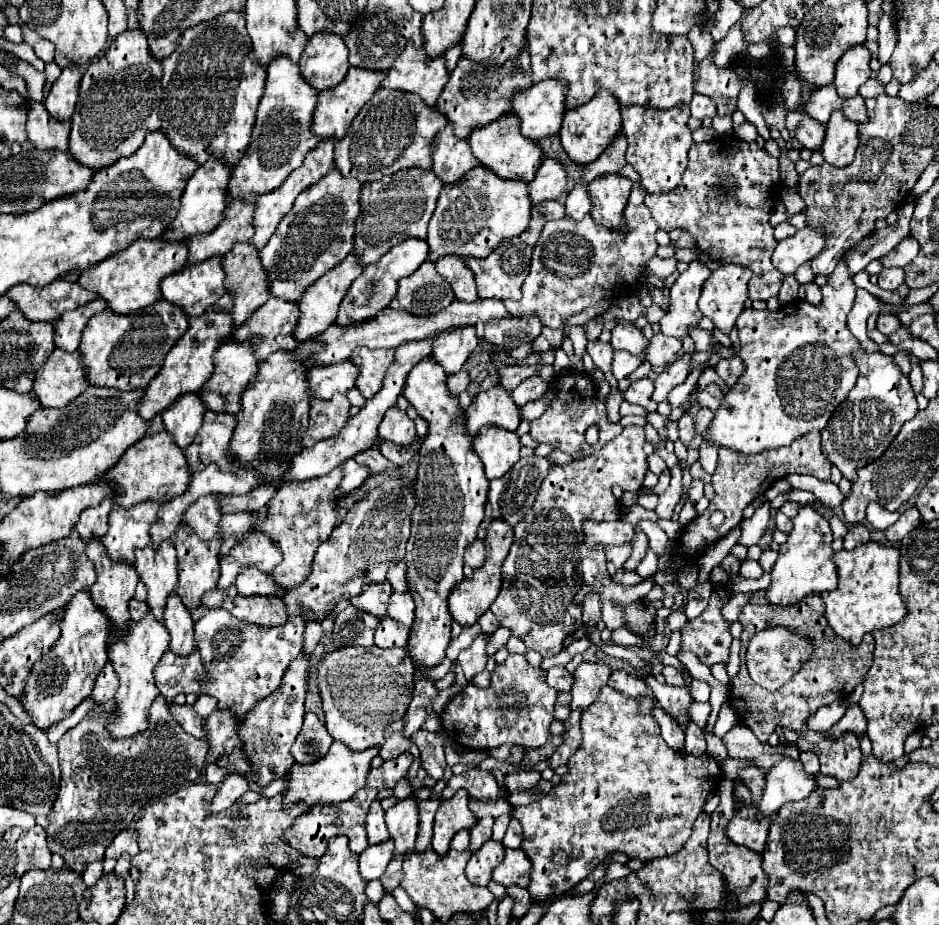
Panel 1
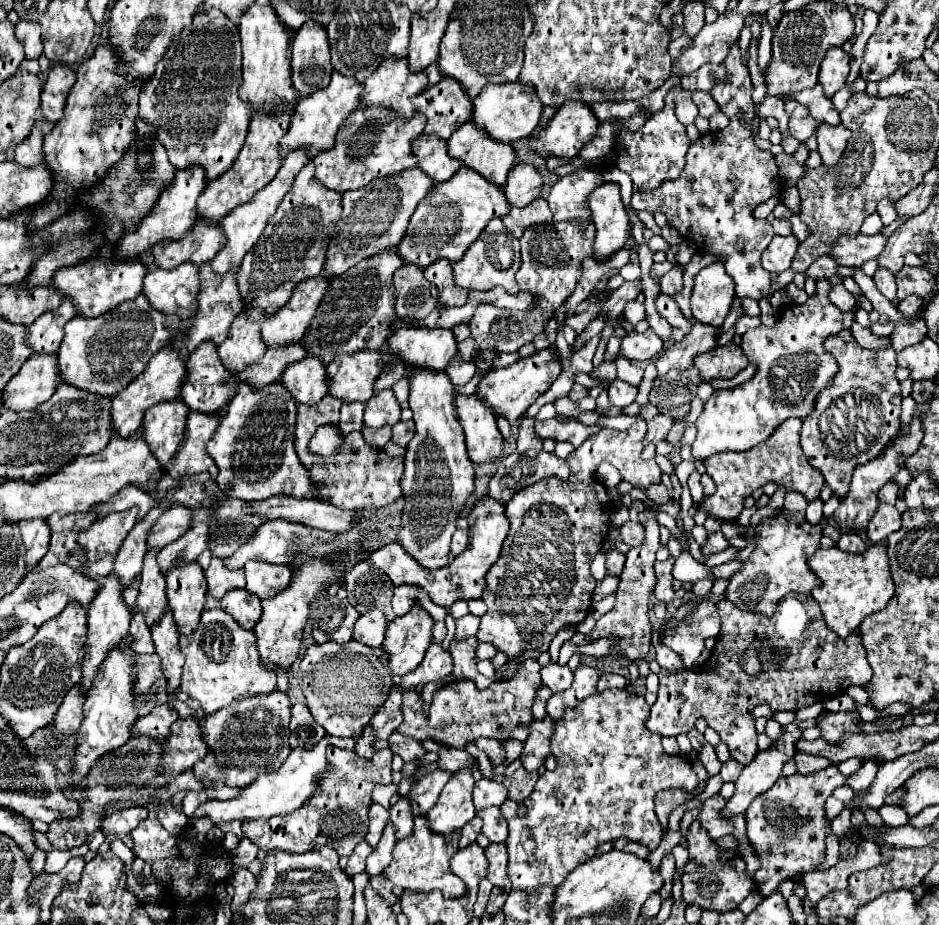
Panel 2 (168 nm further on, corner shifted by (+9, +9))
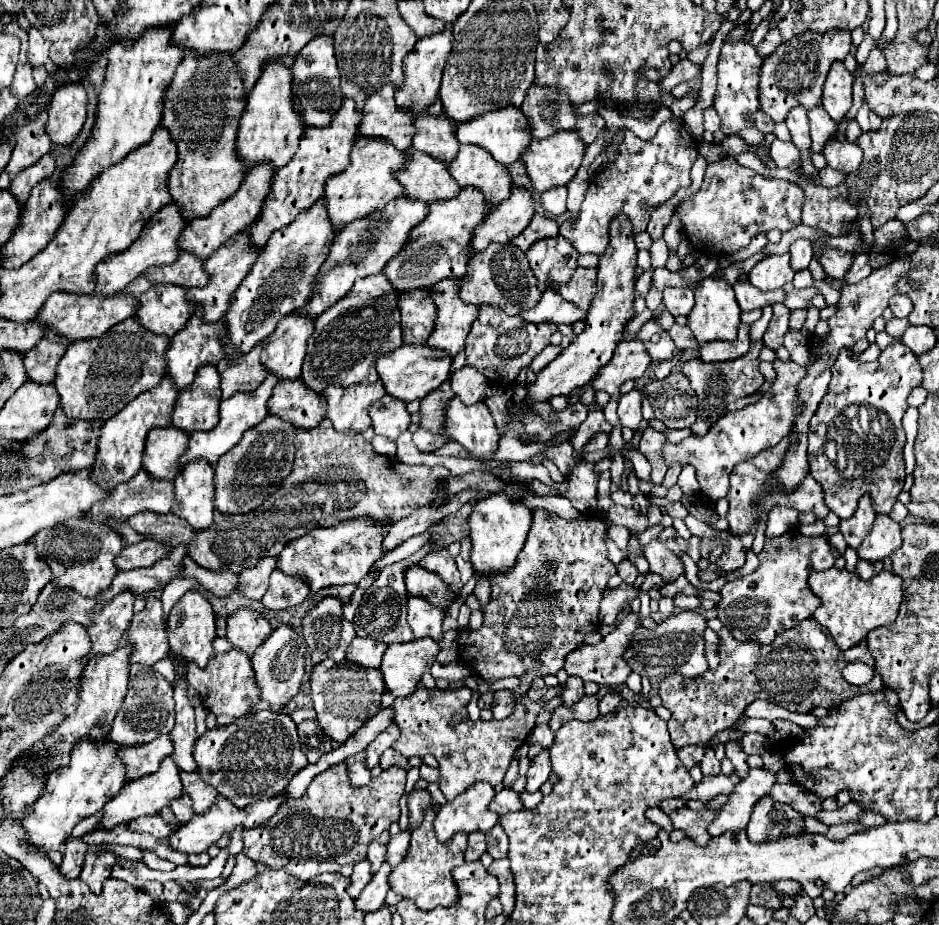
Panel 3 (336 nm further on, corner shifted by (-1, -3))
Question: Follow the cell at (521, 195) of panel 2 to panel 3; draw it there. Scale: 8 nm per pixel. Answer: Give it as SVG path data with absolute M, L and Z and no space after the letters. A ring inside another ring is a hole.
M523 186L513 188L511 196L491 208L489 216L473 230L473 248L475 252L483 250L489 240L495 242L509 242L511 238L519 236L535 214L531 192Z

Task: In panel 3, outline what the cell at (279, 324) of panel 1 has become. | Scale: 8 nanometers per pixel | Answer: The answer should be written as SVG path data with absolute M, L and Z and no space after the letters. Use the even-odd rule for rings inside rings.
M257 344L251 352L233 356L231 360L221 360L217 370L221 374L221 390L223 400L233 396L239 390L255 390L267 376L267 368L259 364L261 344Z

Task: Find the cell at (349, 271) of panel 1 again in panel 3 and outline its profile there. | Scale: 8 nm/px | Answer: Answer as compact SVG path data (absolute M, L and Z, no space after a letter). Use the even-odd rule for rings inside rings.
M301 314L285 316L275 332L261 342L261 362L277 378L299 378L299 368L303 364L307 340L315 330L315 318L305 318Z

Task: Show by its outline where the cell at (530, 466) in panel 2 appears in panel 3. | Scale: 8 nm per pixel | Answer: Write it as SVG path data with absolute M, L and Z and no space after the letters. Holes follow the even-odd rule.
M581 460L566 477L569 488L565 496L579 512L589 512L597 508L597 480L599 474L595 472L595 466L585 460Z

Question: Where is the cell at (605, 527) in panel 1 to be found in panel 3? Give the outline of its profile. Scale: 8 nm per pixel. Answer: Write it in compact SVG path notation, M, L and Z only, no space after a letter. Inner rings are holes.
M651 540L645 548L643 554L651 566L651 572L657 572L663 576L665 582L669 582L671 578L675 580L679 574L683 574L683 564L681 560L659 540Z

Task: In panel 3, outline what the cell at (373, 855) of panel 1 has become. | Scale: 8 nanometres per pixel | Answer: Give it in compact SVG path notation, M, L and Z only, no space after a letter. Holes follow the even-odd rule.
M363 860L359 862L355 868L353 868L353 874L351 874L351 886L349 886L349 896L351 898L357 898L361 894L361 890L365 888L365 884L373 878L371 874L371 862L369 860Z

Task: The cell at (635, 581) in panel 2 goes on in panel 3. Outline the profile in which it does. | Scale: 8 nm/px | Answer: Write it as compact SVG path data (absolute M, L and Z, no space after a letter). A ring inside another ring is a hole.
M629 612L613 632L603 636L603 640L599 644L585 644L585 646L569 652L567 658L565 658L567 674L569 676L579 676L581 680L591 680L591 682L597 682L597 684L605 684L605 686L623 684L627 680L627 676L631 674L629 664L623 660L623 652L625 652L625 648L629 648L631 636L635 636L635 632L641 626L643 626L641 616L637 612Z

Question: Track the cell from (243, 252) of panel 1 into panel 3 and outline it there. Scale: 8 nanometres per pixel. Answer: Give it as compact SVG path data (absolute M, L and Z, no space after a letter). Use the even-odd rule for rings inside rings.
M197 310L193 314L193 318L187 322L187 326L173 336L171 340L171 348L167 348L167 374L171 380L175 380L173 384L183 390L187 388L193 378L195 378L195 372L199 366L205 366L205 364L219 364L219 360L225 358L225 352L223 352L223 340L219 336L223 336L223 332L227 332L227 322L221 318L219 322L211 322L207 324L203 320L203 312Z

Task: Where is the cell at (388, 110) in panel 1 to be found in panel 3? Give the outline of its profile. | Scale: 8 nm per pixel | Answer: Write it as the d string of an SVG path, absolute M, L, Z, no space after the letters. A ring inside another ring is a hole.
M357 138L353 152L351 152L351 162L349 166L327 178L325 184L325 200L327 200L327 212L333 222L333 226L339 230L345 224L367 216L369 212L383 208L389 200L397 198L403 194L403 184L395 180L395 168L401 168L407 164L409 152L399 152L393 144L385 139L369 138L365 146L361 148L361 138Z

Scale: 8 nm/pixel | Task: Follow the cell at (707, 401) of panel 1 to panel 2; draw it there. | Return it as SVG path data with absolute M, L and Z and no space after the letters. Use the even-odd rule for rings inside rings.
M673 368L653 380L653 386L649 390L649 404L655 404L659 412L669 418L681 418L689 412L691 394L695 394L695 386L699 382L699 376L691 372L691 368Z

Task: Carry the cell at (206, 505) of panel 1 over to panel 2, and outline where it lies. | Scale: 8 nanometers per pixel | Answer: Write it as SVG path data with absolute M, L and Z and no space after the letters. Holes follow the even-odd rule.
M173 506L165 510L159 520L151 526L147 534L147 546L151 548L163 548L165 544L171 544L177 540L177 536L185 534L191 524L191 510L185 506Z

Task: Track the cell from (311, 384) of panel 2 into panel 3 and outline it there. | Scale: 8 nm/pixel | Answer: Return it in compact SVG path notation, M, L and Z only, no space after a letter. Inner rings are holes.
M297 380L277 382L273 396L269 398L269 412L291 422L295 428L315 428L325 418L323 394L313 394Z

